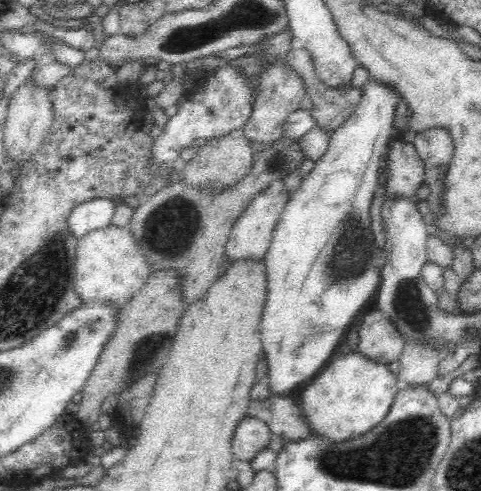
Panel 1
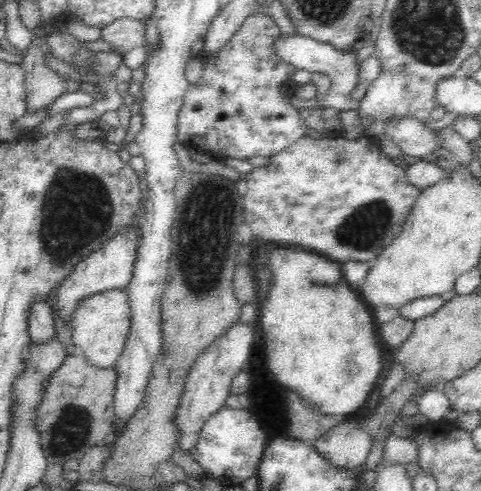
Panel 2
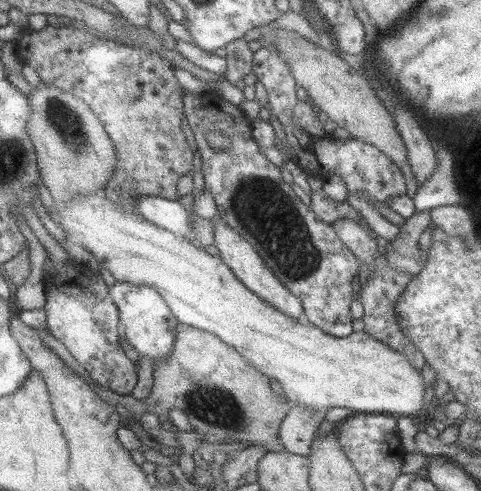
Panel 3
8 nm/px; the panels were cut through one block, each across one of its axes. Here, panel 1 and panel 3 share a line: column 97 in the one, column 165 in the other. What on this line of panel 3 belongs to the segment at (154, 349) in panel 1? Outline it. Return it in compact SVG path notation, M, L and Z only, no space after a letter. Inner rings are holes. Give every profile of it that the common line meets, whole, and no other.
M181 323L175 328L175 340L171 354L165 363L152 364L151 392L145 397L147 411L159 416L159 421L169 420L169 409L181 409L194 430L219 437L223 442L248 442L261 444L266 451L282 451L278 440L279 427L291 403L281 401L269 387L269 377L255 370L237 351L216 337L215 334Z

